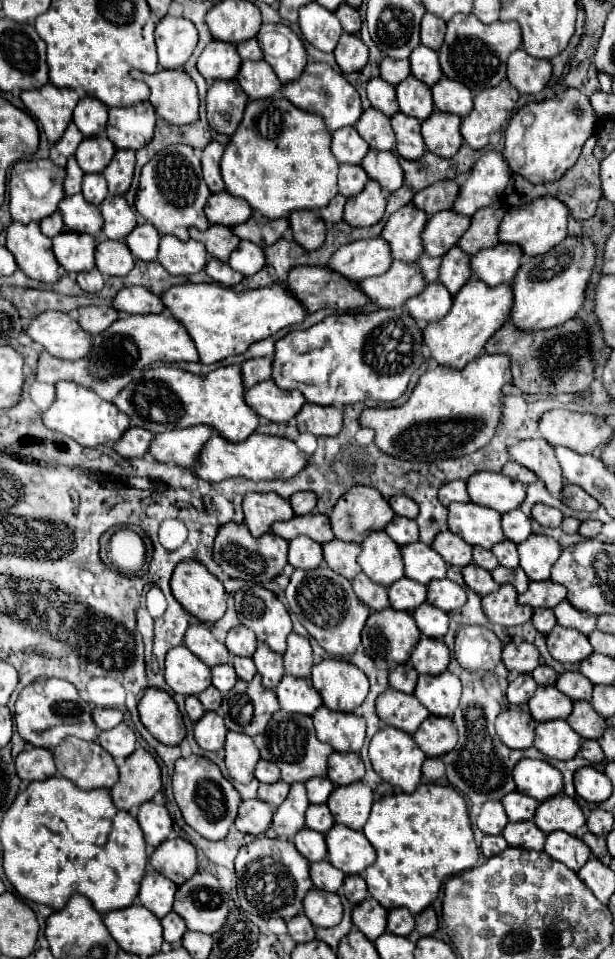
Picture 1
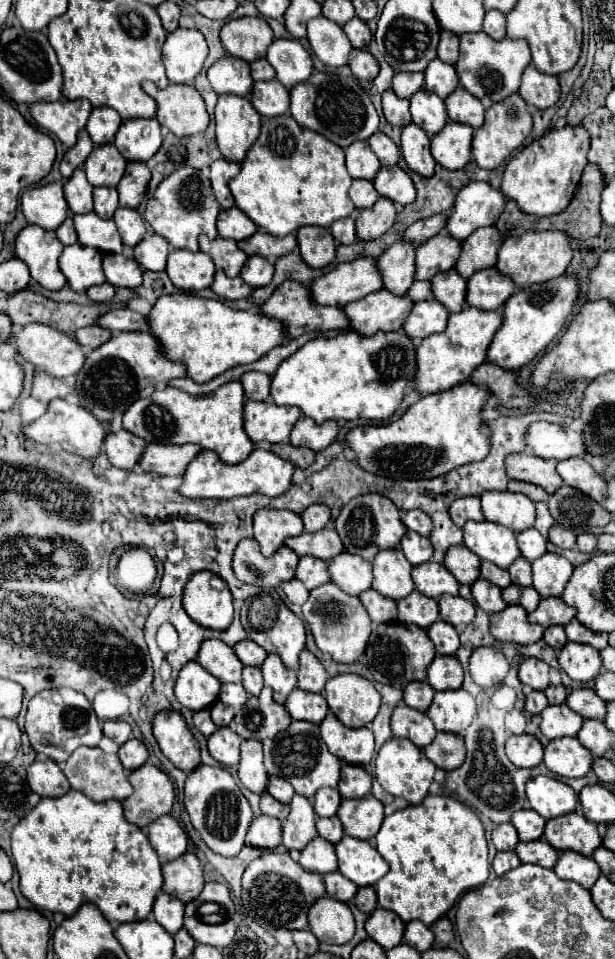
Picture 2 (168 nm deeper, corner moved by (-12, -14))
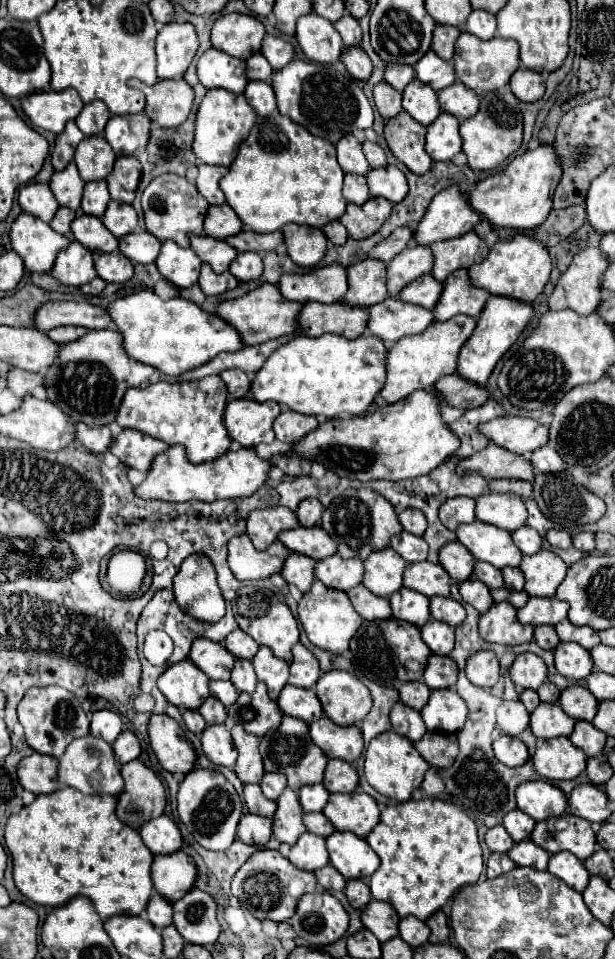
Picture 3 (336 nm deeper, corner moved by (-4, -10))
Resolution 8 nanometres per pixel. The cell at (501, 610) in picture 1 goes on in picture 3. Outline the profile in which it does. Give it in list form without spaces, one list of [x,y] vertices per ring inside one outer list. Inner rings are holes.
[[[494,603],[480,615],[480,635],[490,643],[520,645],[532,641],[532,625],[518,623],[516,609],[510,603]]]

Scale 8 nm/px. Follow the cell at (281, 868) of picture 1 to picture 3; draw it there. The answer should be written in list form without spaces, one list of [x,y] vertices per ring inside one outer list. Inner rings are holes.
[[[260,849],[238,869],[238,875],[232,879],[232,895],[248,907],[248,911],[258,919],[270,919],[270,921],[286,921],[296,911],[296,903],[304,893],[312,893],[316,889],[316,881],[324,891],[342,891],[346,887],[346,879],[334,871],[334,867],[326,865],[314,873],[302,871],[294,867],[286,857],[280,855],[280,851]]]

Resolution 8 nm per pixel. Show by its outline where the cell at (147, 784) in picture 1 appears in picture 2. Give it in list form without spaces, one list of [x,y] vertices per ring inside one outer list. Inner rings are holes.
[[[146,763],[140,769],[132,771],[128,779],[134,787],[134,793],[128,799],[124,799],[122,805],[124,805],[124,815],[130,823],[144,827],[150,821],[172,811],[176,793],[174,793],[174,783],[164,771]],[[144,811],[150,811],[148,819],[140,817]]]

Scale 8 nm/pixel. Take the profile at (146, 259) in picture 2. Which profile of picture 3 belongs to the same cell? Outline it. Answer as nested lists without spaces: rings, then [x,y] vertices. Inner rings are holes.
[[[136,231],[120,237],[120,251],[134,263],[154,263],[162,243],[148,231]]]

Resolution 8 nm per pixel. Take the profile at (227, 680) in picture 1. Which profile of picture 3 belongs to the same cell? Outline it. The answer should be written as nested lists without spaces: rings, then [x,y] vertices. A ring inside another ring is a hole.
[[[210,681],[210,693],[226,707],[234,705],[238,699],[238,689],[232,685],[232,681]]]

